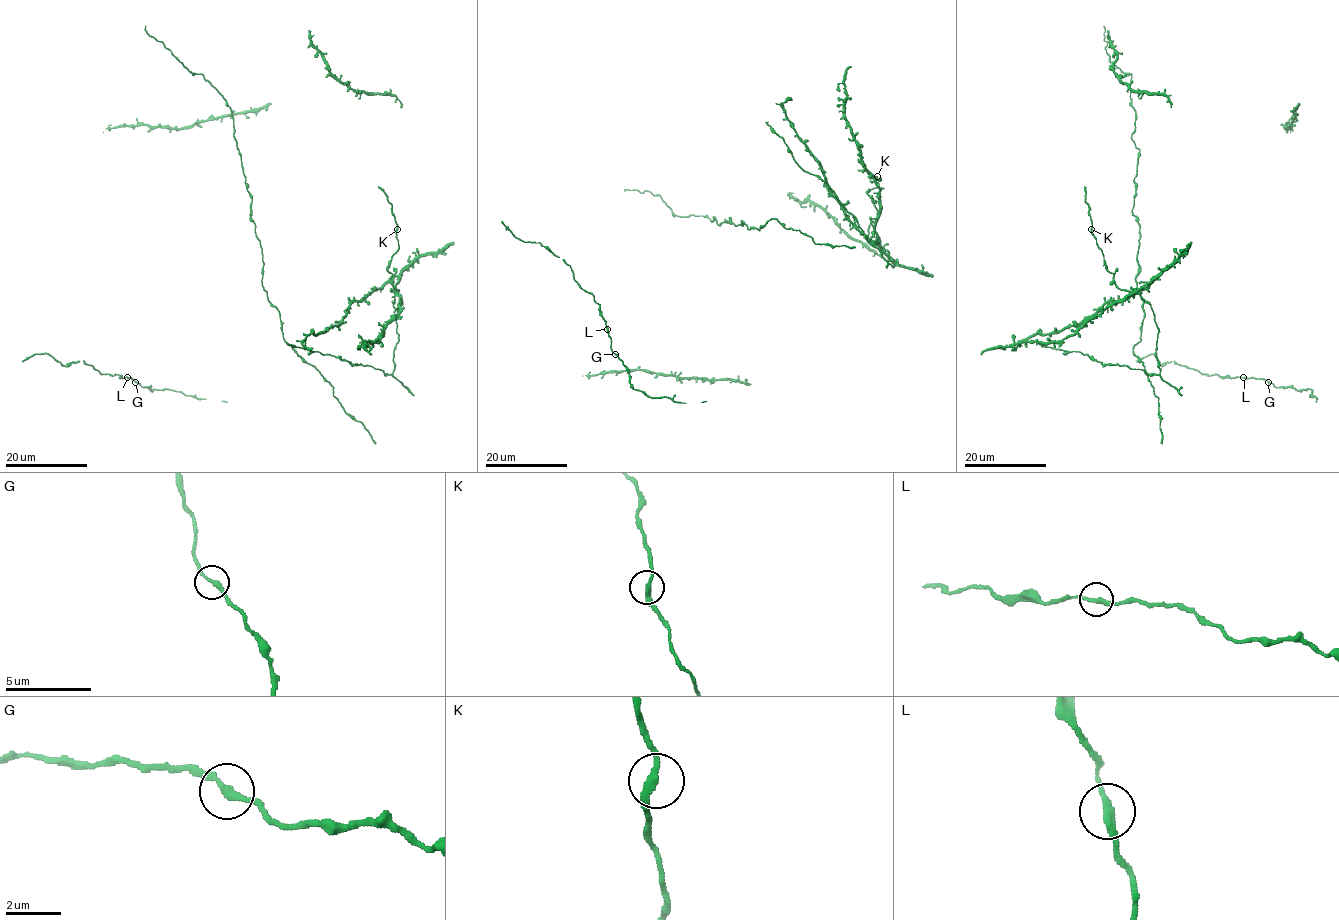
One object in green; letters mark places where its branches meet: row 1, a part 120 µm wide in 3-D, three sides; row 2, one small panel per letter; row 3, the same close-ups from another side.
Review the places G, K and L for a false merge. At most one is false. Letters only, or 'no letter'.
no letter

